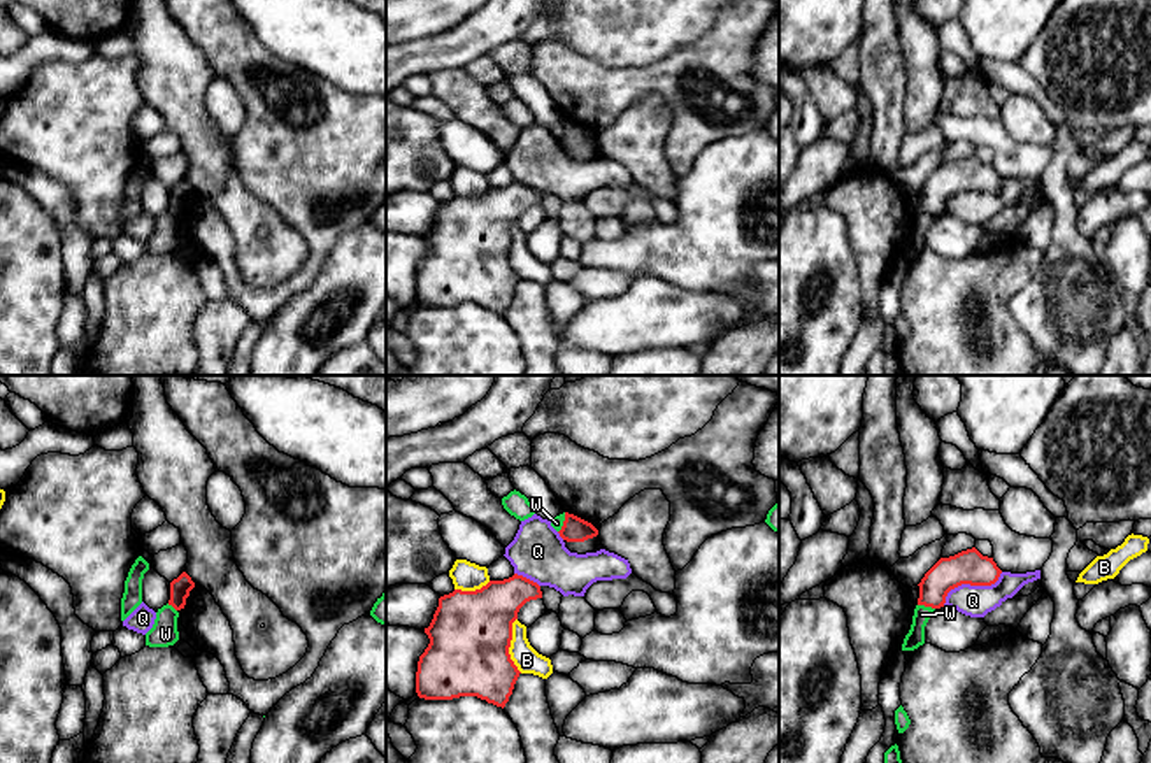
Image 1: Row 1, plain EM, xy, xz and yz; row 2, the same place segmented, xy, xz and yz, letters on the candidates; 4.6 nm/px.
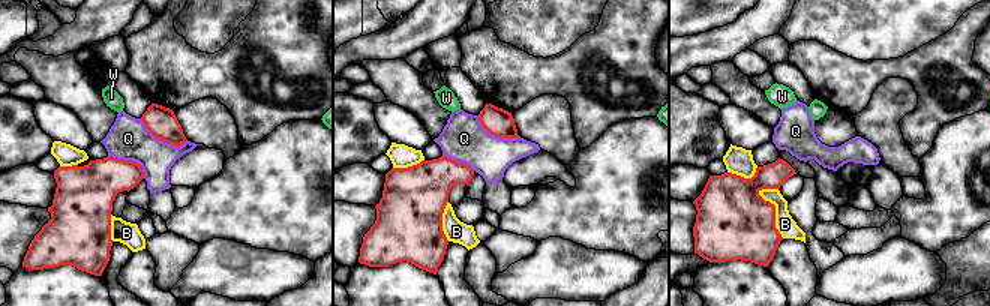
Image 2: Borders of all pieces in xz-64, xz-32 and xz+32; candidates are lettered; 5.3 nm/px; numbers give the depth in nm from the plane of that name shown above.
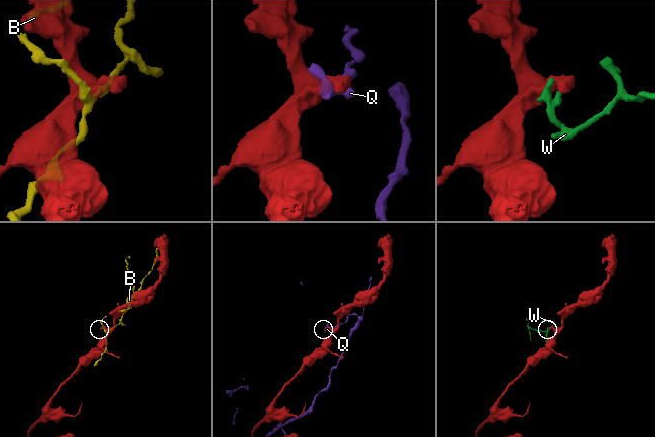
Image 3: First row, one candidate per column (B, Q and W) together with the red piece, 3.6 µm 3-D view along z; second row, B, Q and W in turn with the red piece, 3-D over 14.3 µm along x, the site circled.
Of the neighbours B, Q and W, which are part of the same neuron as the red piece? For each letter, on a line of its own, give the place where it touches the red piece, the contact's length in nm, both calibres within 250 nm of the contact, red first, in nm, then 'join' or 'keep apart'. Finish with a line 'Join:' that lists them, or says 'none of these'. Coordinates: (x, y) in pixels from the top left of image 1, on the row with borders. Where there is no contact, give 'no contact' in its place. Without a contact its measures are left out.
B: contact xz (509, 646); length 260 nm; calibres 380 and 120 nm; keep apart
Q: contact yz (971, 584); length 320 nm; calibres 160 and 140 nm; keep apart
W: contact yz (927, 606); length 80 nm; calibres 150 and 80 nm; keep apart
Join: none of these

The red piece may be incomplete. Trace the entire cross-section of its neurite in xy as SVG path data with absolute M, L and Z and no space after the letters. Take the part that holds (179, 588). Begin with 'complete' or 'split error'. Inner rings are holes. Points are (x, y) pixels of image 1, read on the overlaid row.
complete; M182 572L177 579L170 582L170 600L168 605L172 605L175 610L184 609L186 598L189 596L189 591L195 588L195 582L191 577Z

